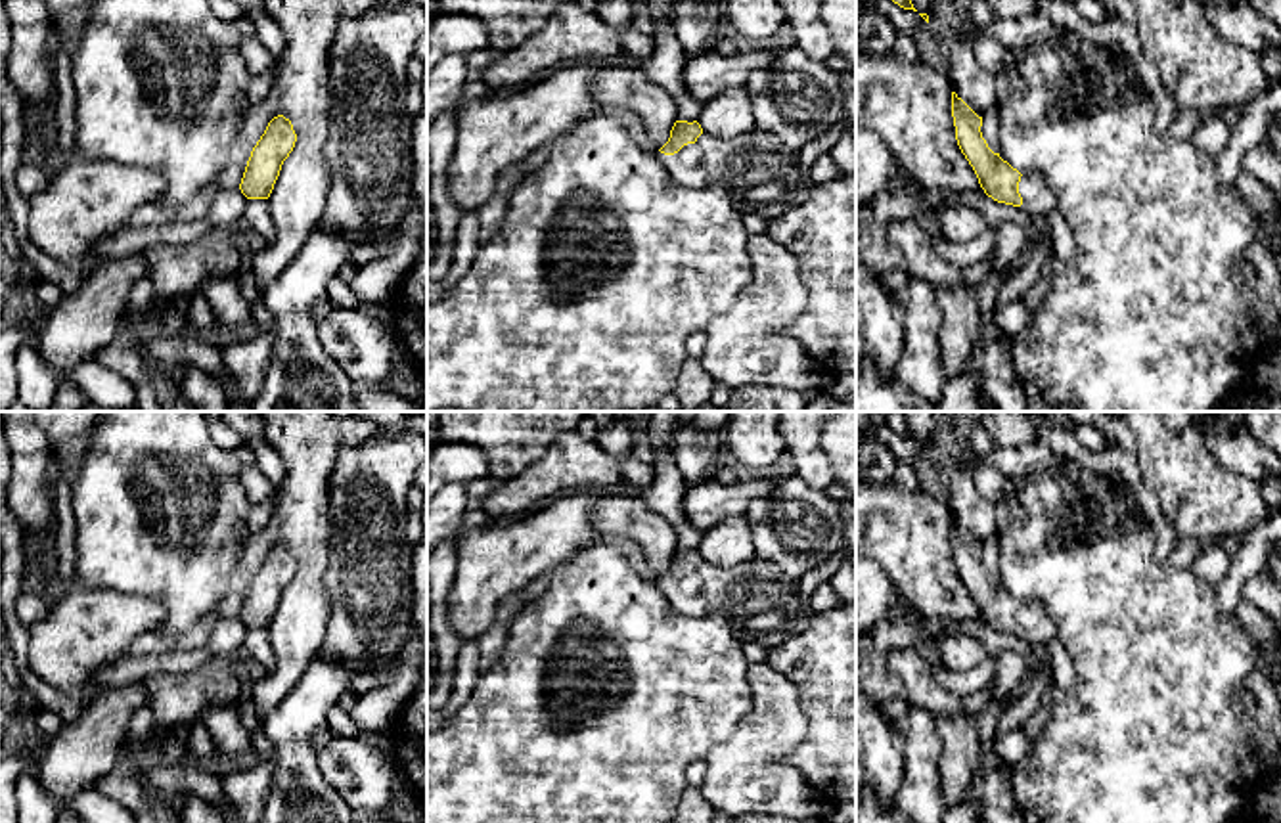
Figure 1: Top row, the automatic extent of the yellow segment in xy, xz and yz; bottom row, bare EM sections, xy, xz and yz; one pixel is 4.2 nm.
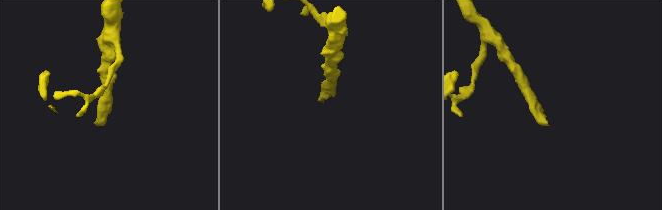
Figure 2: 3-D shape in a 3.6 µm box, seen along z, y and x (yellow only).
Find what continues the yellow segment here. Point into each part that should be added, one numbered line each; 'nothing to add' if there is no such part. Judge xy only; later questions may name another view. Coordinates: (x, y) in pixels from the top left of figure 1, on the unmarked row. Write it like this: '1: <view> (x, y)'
nothing to add

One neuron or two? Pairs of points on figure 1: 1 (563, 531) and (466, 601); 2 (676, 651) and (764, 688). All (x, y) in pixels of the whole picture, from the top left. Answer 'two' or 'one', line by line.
1: one
2: two

